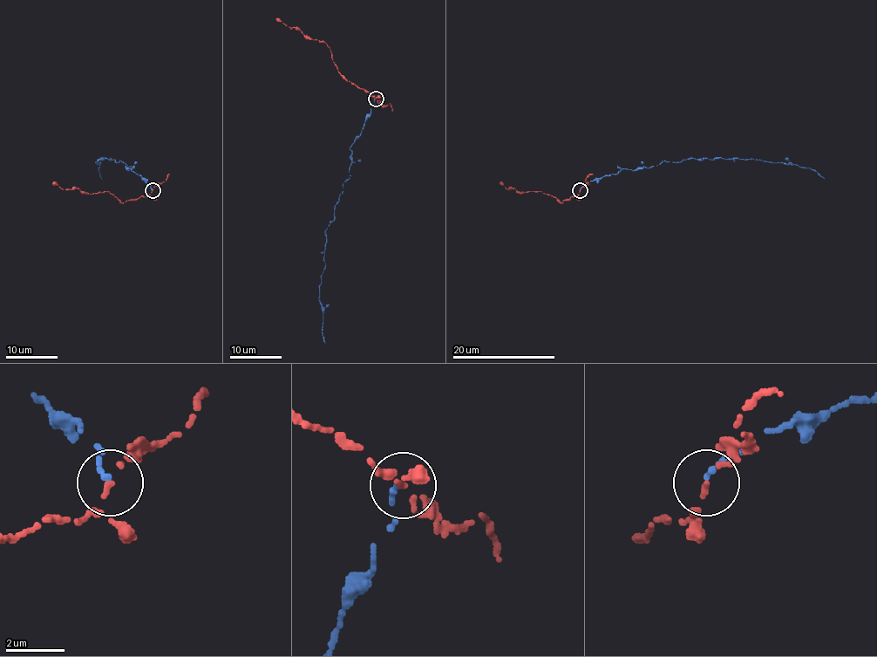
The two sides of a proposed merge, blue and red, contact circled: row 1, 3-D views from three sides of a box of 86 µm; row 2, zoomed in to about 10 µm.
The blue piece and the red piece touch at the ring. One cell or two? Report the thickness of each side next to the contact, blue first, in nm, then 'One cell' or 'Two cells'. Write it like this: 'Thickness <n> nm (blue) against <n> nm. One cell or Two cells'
Thickness 200 nm (blue) against 190 nm. Two cells

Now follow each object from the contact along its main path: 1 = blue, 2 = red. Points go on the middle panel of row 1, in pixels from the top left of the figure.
1: (376, 98), (350, 148), (350, 178), (325, 230), (325, 268), (319, 286), (325, 343)
2: (376, 98), (338, 71), (327, 44), (285, 26), (276, 18)

